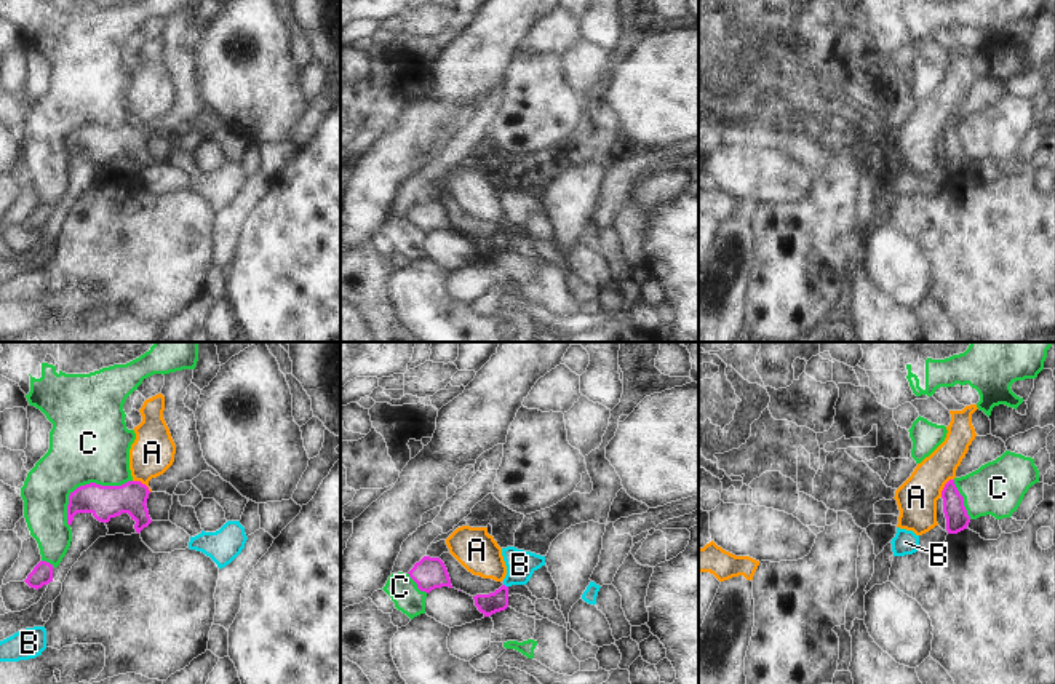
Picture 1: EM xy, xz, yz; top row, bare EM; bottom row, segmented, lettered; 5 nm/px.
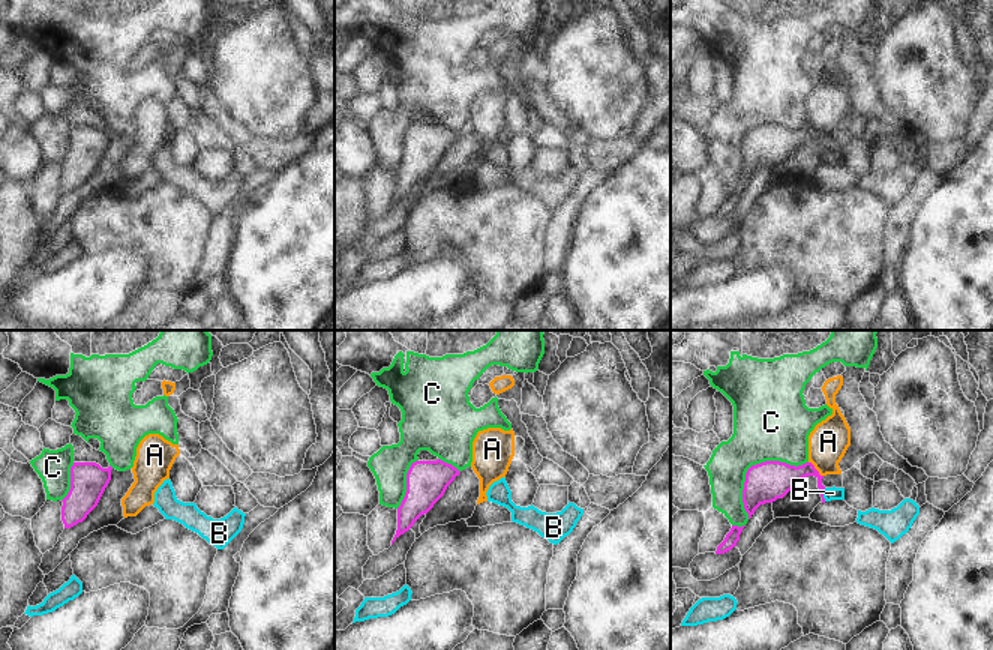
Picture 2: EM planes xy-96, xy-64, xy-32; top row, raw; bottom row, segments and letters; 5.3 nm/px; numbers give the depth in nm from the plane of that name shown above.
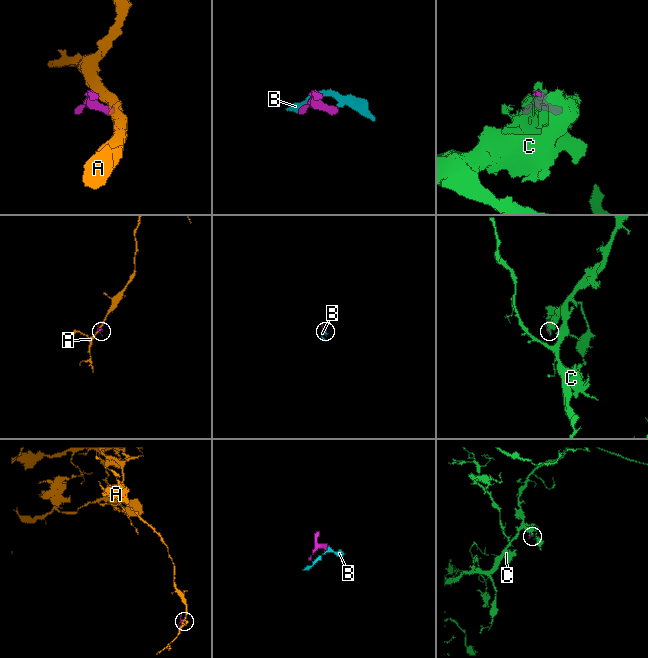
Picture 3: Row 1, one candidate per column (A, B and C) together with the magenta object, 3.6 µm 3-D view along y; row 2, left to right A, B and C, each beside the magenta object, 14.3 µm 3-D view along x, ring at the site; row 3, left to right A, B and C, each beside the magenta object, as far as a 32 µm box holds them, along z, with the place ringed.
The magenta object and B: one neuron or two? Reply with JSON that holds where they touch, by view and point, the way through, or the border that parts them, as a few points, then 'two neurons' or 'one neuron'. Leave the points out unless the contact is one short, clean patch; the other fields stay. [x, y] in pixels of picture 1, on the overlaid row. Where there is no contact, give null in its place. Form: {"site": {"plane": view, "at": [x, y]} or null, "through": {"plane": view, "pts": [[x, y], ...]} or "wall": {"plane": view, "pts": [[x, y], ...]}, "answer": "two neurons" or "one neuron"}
{"site": {"plane": "xz", "at": [504, 585]}, "through": {"plane": "xz", "pts": [[488, 604], [504, 585], [520, 569], [520, 564]]}, "answer": "one neuron"}

